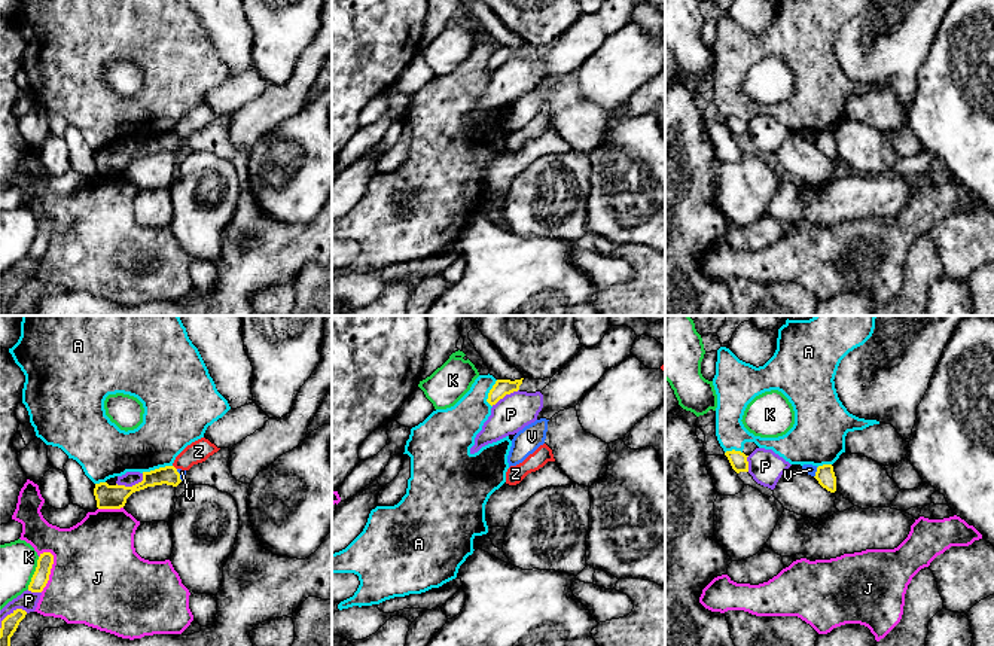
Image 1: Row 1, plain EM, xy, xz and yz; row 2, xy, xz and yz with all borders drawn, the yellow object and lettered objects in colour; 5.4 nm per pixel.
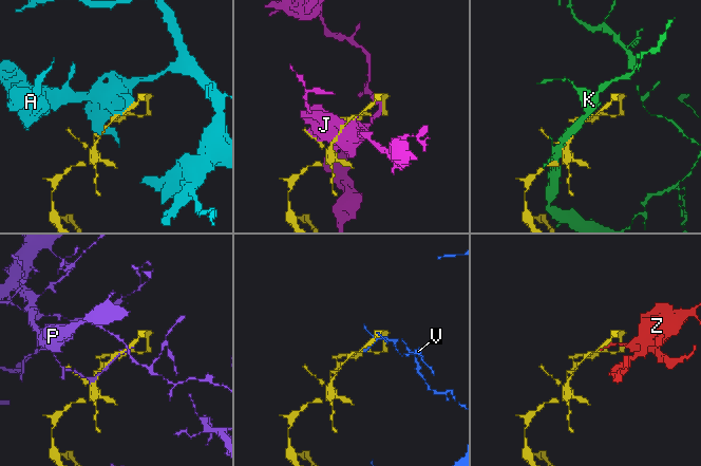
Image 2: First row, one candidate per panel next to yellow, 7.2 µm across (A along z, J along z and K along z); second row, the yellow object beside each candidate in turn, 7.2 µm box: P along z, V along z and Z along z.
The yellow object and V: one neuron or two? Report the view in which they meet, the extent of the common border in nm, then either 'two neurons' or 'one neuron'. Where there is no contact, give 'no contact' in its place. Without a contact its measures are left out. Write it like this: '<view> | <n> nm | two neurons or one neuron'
xy | 70 nm | two neurons

